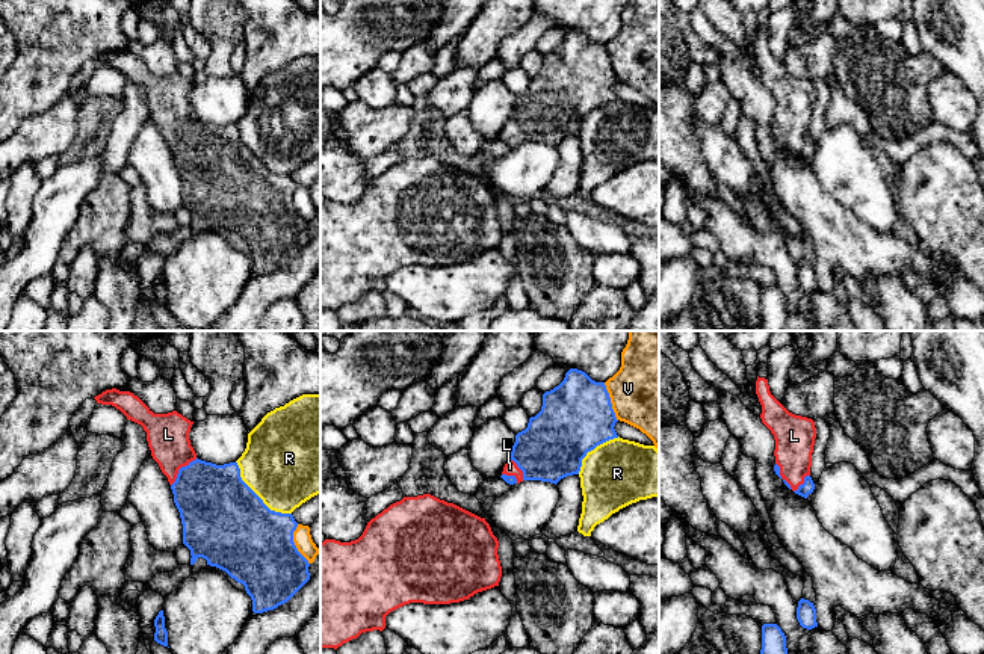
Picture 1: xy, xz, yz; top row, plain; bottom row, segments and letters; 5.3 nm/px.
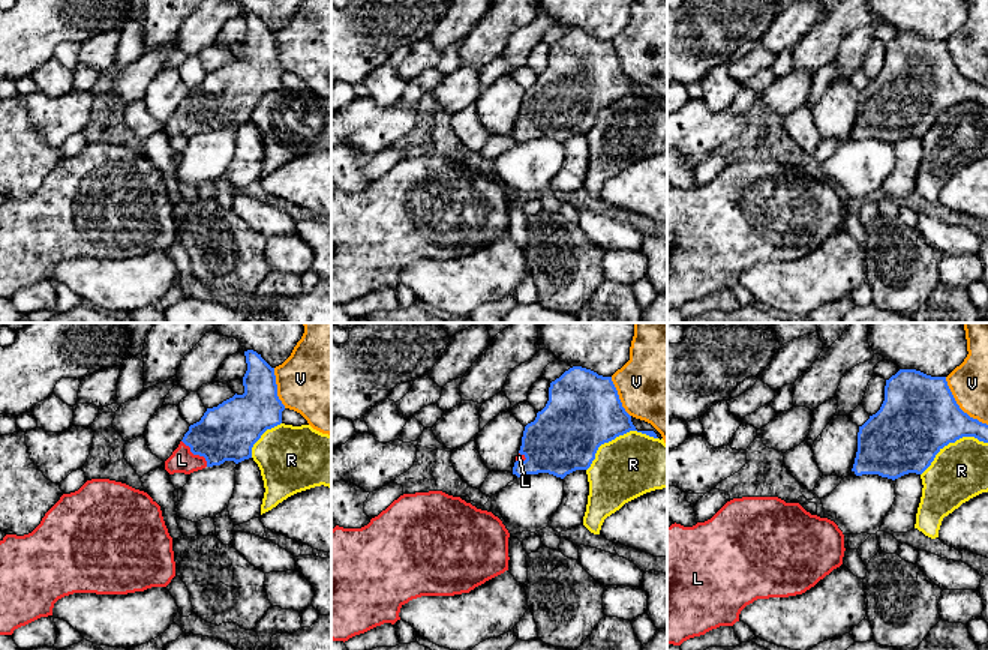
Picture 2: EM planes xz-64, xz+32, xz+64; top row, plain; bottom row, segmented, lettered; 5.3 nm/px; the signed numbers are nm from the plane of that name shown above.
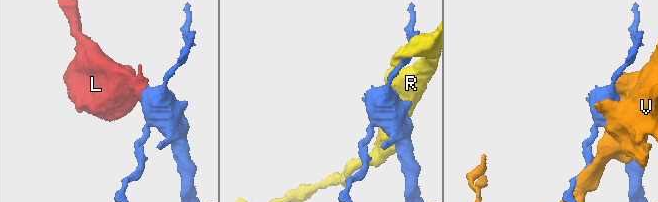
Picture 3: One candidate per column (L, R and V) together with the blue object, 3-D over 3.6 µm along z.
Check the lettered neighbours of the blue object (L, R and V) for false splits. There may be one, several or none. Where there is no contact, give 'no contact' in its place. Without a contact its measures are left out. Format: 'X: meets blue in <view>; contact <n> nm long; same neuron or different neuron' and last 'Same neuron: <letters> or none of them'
L: meets blue in yz; contact 200 nm long; same neuron
R: meets blue in xy; contact 400 nm long; different neuron
V: meets blue in xz; contact 220 nm long; different neuron
Same neuron: L

